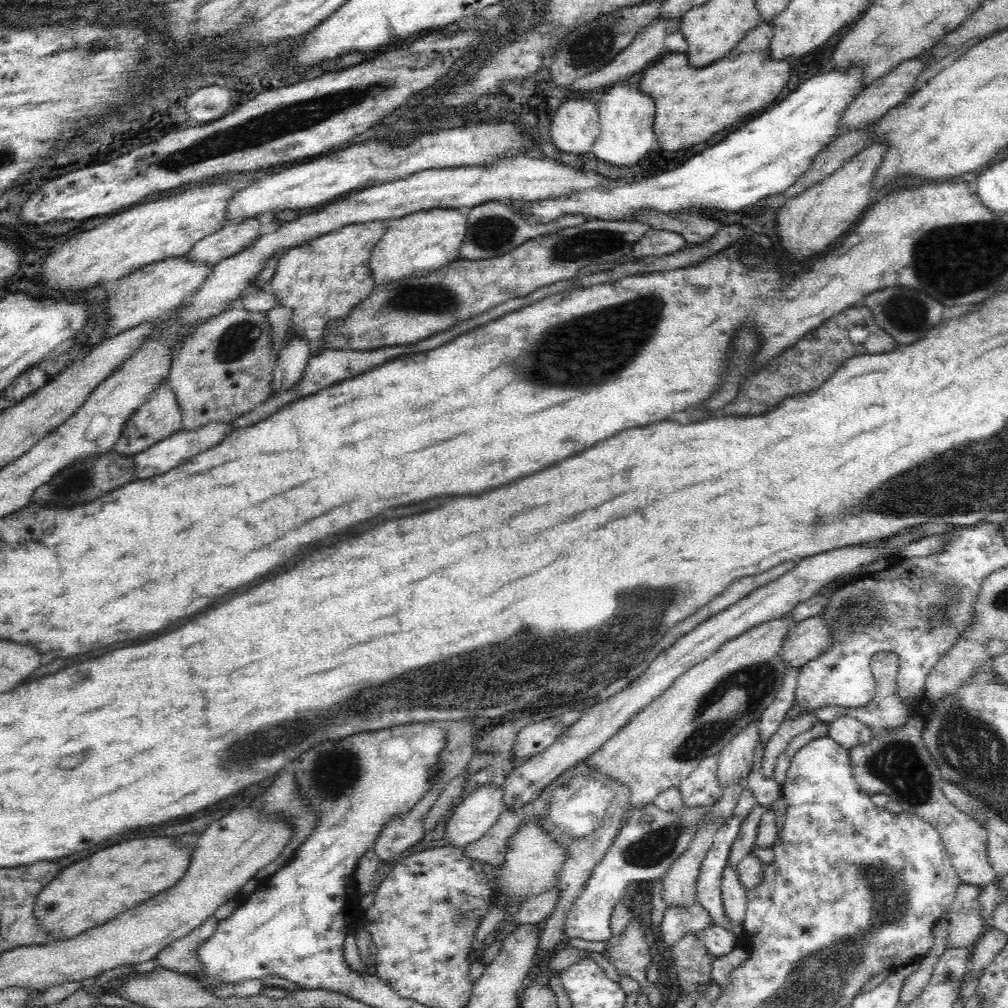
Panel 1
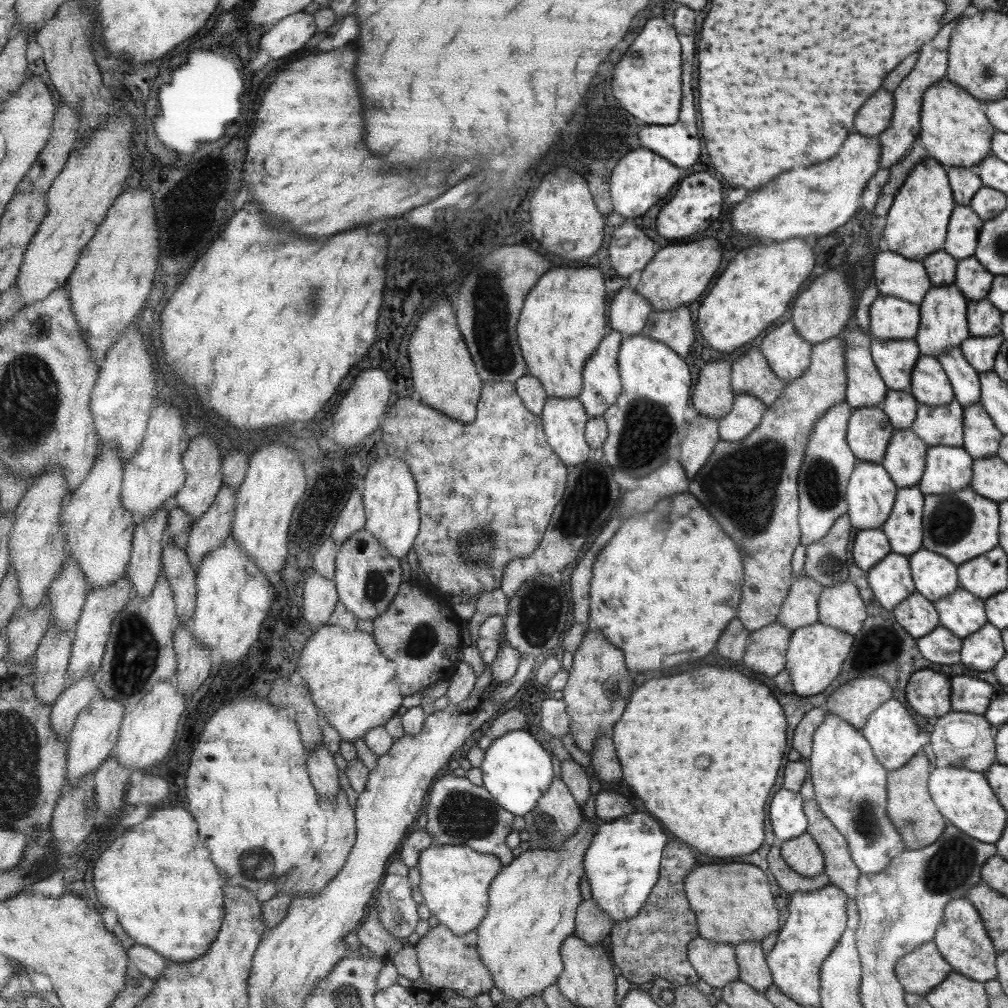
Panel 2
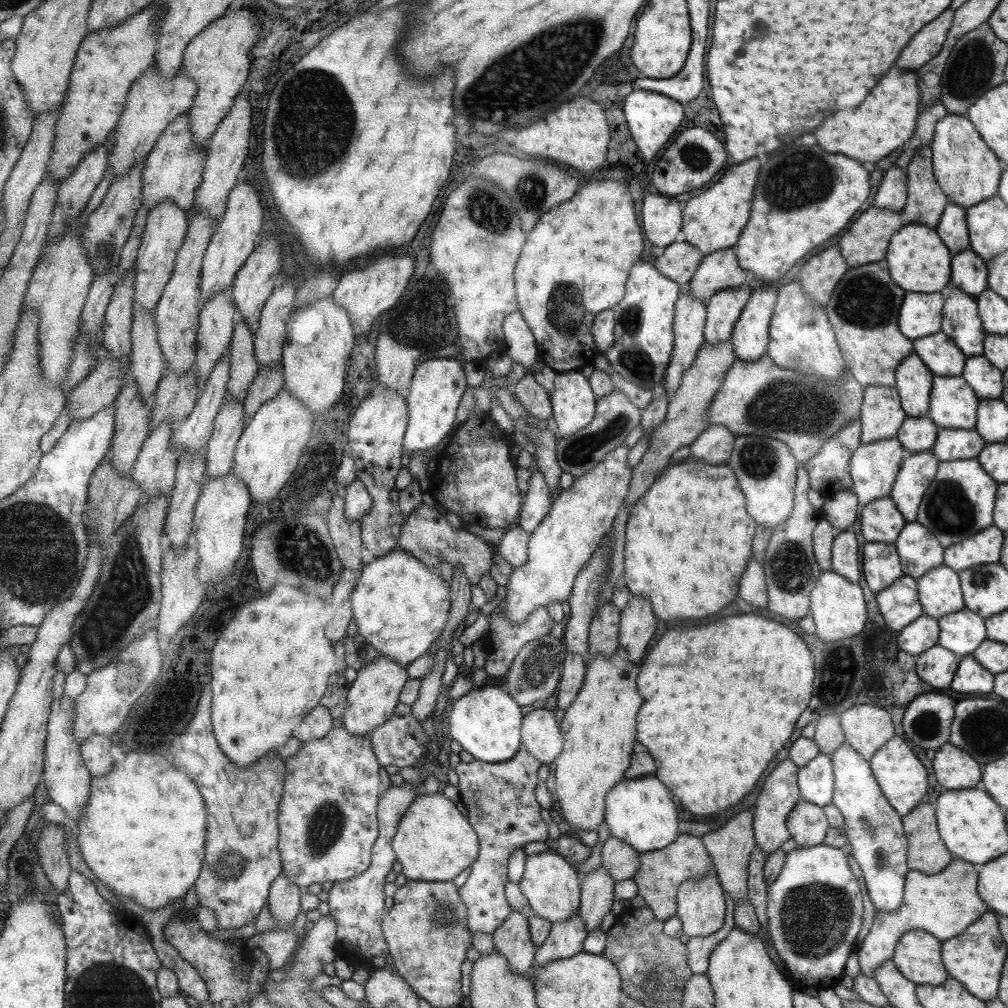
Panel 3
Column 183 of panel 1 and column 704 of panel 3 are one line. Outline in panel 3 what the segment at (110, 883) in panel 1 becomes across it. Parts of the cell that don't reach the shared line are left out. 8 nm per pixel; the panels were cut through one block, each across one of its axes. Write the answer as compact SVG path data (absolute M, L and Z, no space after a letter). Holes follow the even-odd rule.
M682 832L677 840L661 850L638 853L638 861L639 868L631 878L638 887L638 895L661 922L675 915L678 887L689 878L705 876L712 868L711 857L702 840Z

